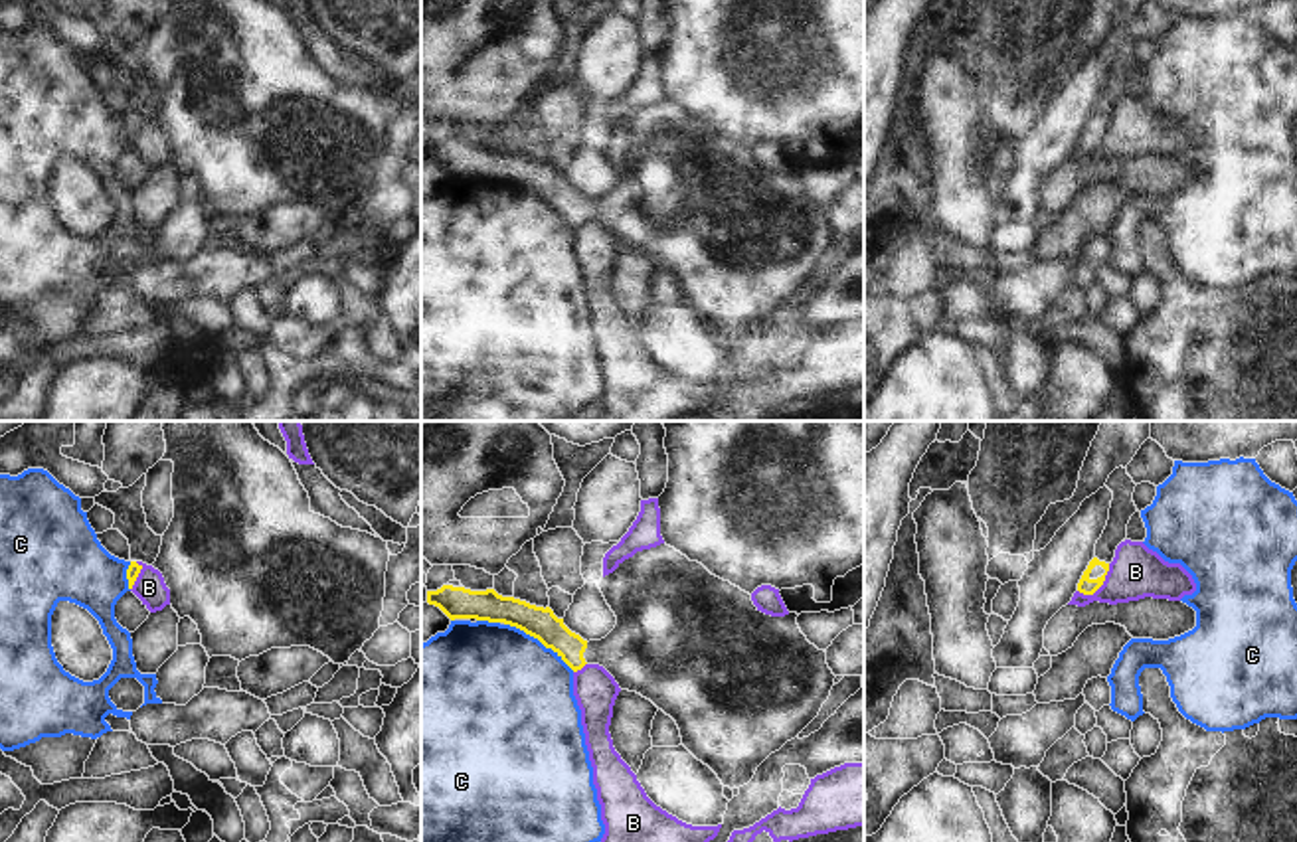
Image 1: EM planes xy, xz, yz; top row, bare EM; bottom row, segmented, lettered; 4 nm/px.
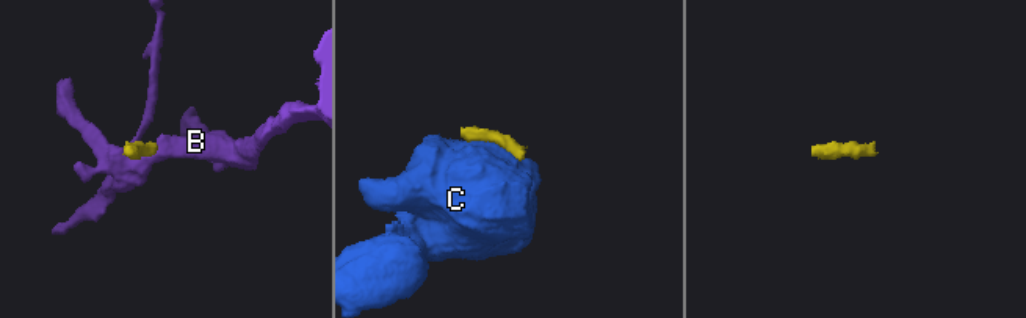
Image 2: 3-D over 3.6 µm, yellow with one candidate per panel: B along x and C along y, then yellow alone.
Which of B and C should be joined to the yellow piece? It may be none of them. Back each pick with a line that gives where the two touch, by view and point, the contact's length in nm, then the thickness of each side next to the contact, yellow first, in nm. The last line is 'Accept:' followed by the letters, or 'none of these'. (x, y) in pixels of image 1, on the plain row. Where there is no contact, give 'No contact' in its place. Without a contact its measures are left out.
Accept: none of these

